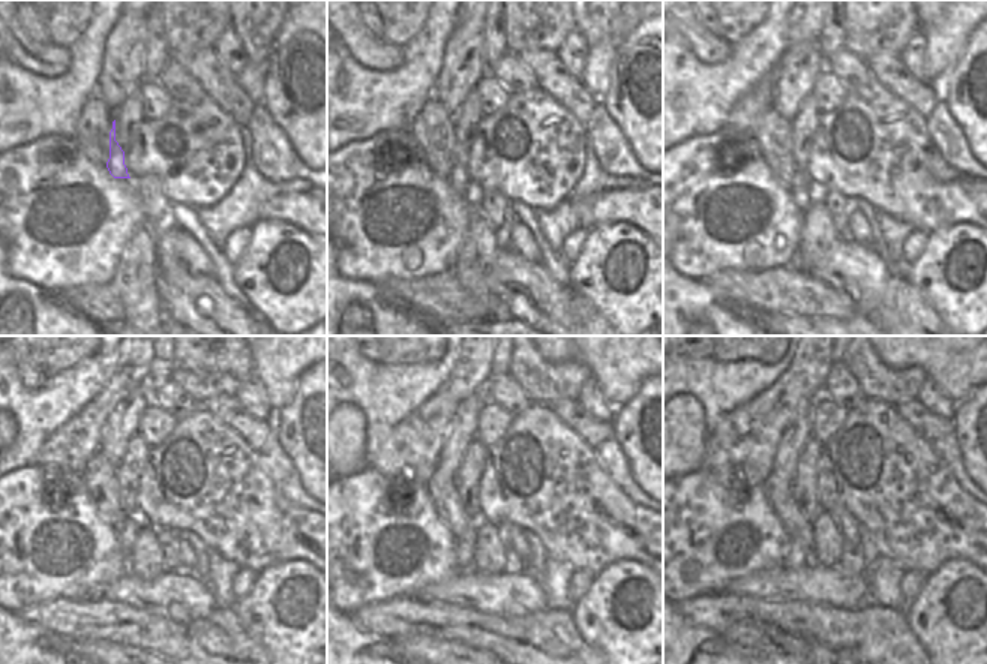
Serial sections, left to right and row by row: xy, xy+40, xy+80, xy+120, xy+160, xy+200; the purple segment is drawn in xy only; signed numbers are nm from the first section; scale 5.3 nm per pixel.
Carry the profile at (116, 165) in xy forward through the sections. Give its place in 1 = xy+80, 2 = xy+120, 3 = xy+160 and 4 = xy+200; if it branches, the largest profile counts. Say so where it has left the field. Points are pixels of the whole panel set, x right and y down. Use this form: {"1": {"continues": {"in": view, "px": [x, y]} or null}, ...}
{"1": {"continues": {"in": "xy+80", "px": [801, 191]}}, "2": {"continues": {"in": "xy+120", "px": [132, 525]}}, "3": {"continues": {"in": "xy+160", "px": [464, 547]}}, "4": {"continues": {"in": "xy+200", "px": [795, 556]}}}

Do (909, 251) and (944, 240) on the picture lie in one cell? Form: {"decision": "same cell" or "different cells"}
{"decision": "different cells"}

